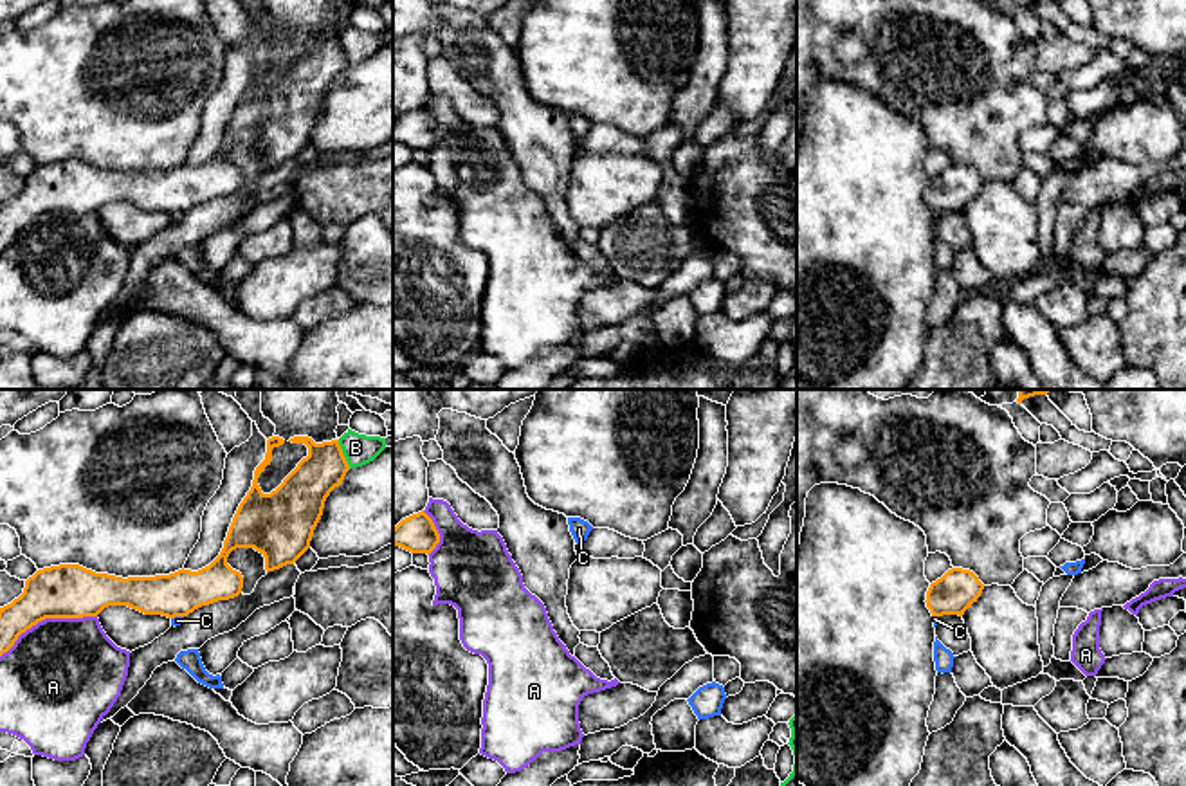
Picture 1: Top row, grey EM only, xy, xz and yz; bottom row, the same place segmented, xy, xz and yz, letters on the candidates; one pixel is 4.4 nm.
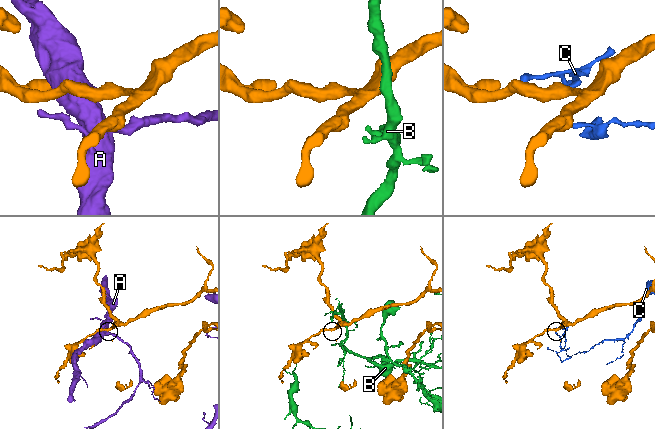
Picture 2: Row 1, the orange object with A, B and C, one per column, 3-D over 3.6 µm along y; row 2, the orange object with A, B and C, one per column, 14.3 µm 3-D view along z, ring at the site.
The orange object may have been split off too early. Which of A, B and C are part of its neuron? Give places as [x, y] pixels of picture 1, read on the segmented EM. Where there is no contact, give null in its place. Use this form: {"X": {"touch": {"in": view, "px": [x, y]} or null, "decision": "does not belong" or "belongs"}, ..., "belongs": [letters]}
{"A": {"touch": {"in": "xy", "px": [47, 617]}, "decision": "does not belong"}, "B": {"touch": {"in": "xy", "px": [343, 455]}, "decision": "does not belong"}, "C": {"touch": {"in": "xy", "px": [177, 615]}, "decision": "does not belong"}, "belongs": []}

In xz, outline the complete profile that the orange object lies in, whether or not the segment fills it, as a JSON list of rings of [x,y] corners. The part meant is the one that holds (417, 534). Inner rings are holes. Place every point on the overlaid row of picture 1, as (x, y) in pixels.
[[[422,510],[402,519],[393,528],[393,544],[411,553],[431,553],[440,543],[433,519]]]

